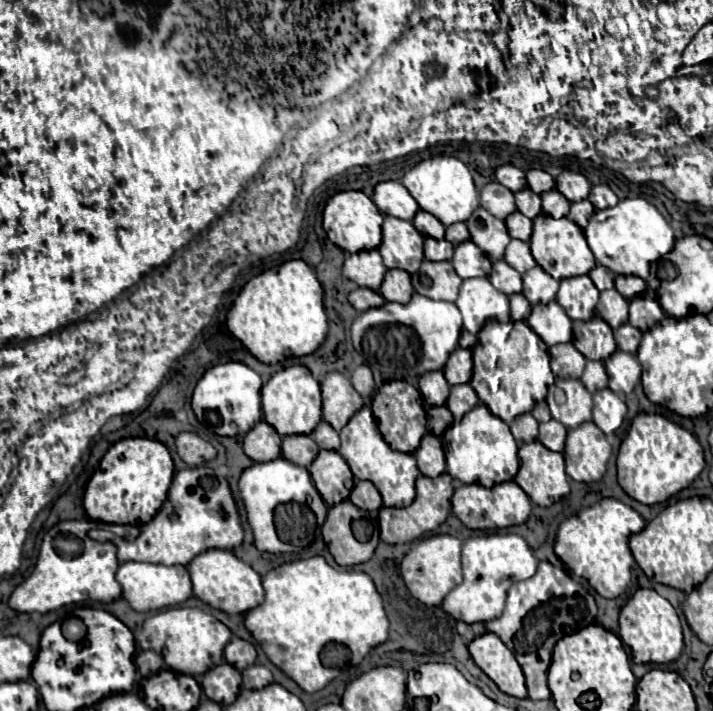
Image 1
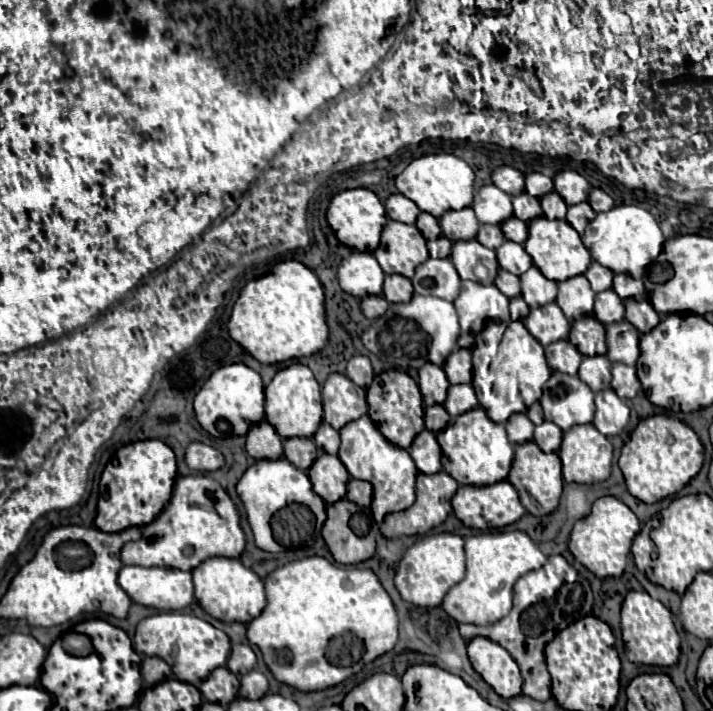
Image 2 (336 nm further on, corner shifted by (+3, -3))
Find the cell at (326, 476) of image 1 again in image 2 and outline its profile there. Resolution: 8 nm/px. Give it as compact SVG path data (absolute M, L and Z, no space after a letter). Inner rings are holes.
M323 452L309 468L309 478L311 478L313 490L327 504L335 504L337 500L345 498L345 494L347 494L349 472L345 472L345 466L341 464L341 460L337 456Z

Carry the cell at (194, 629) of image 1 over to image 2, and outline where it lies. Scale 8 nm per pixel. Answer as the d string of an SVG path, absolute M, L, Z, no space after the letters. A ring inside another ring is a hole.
M161 612L149 618L143 618L137 624L135 632L135 650L145 656L159 656L163 658L171 668L173 674L189 682L193 686L201 686L201 680L209 676L213 668L225 666L231 650L231 640L225 632L217 630L209 622L193 616L193 614L181 614L181 612Z

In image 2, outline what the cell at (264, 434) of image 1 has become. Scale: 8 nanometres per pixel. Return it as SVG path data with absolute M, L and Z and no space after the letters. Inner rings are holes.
M263 420L247 432L247 454L255 460L277 460L283 456L283 440L269 422Z

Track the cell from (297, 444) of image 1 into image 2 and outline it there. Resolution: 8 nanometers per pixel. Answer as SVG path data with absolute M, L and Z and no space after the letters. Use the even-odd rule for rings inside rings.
M287 438L283 442L283 456L301 470L307 470L317 458L317 446L311 438Z

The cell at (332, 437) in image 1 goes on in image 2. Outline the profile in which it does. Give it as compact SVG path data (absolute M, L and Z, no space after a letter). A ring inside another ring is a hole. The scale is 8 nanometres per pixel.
M321 424L317 428L317 432L313 434L313 442L317 444L317 448L321 452L327 452L327 454L337 454L337 448L339 448L339 432L333 430L329 424Z

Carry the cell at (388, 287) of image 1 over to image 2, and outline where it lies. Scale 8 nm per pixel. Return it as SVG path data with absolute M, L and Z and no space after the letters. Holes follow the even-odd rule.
M385 276L383 284L383 296L393 302L409 302L413 296L411 280L405 276Z

